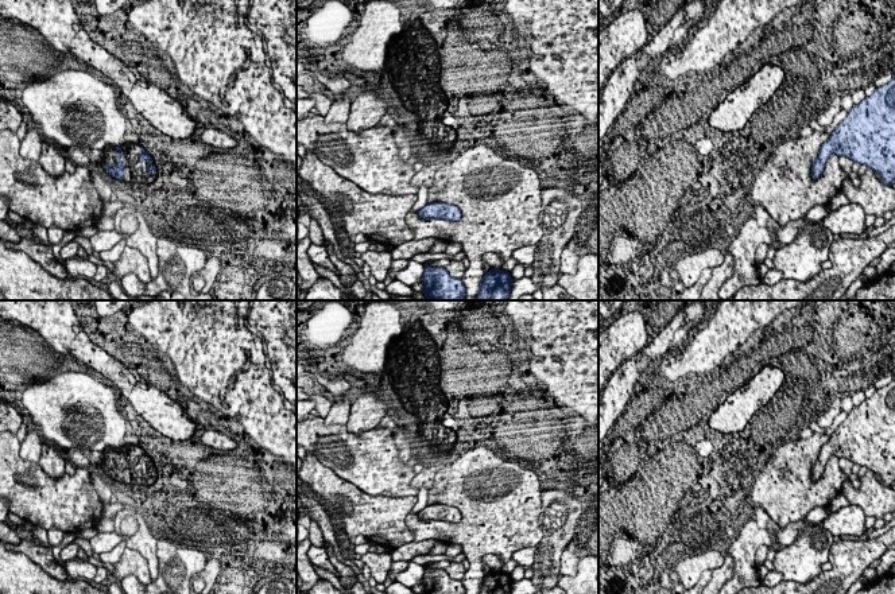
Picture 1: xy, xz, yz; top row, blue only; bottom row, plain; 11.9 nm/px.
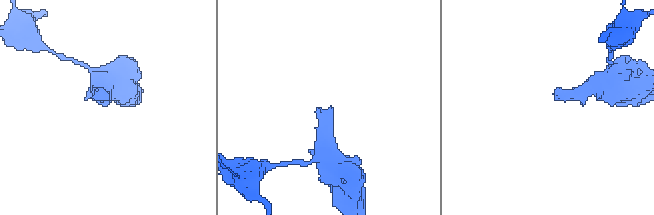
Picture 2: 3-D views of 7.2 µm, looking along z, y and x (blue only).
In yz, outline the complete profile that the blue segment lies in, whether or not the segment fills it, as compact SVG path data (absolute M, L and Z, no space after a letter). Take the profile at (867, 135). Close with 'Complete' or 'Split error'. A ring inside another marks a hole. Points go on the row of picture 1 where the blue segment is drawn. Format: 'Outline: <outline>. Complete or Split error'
Outline: M895 75L877 88L869 97L848 112L829 139L821 144L818 156L813 160L811 176L818 179L832 154L846 156L855 163L865 164L879 172L882 183L892 186L895 182Z. Complete

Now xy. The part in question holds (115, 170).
Outline: M116 147L116 156L119 158L119 163L117 164L102 166L102 167L113 178L121 179L124 176L124 162L123 162L123 154L121 154L121 148L120 147Z. Complete

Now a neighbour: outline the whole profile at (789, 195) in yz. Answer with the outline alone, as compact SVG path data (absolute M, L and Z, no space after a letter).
M799 137L802 147L797 152L795 164L782 164L776 175L772 155L759 166L751 189L751 198L784 226L790 221L806 218L815 205L829 206L842 190L848 174L841 168L838 155L832 154L818 179L813 179L813 160L818 156L821 143L810 144L807 137Z

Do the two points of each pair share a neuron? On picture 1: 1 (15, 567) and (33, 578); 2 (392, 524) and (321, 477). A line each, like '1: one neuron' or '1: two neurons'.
1: one neuron
2: one neuron

